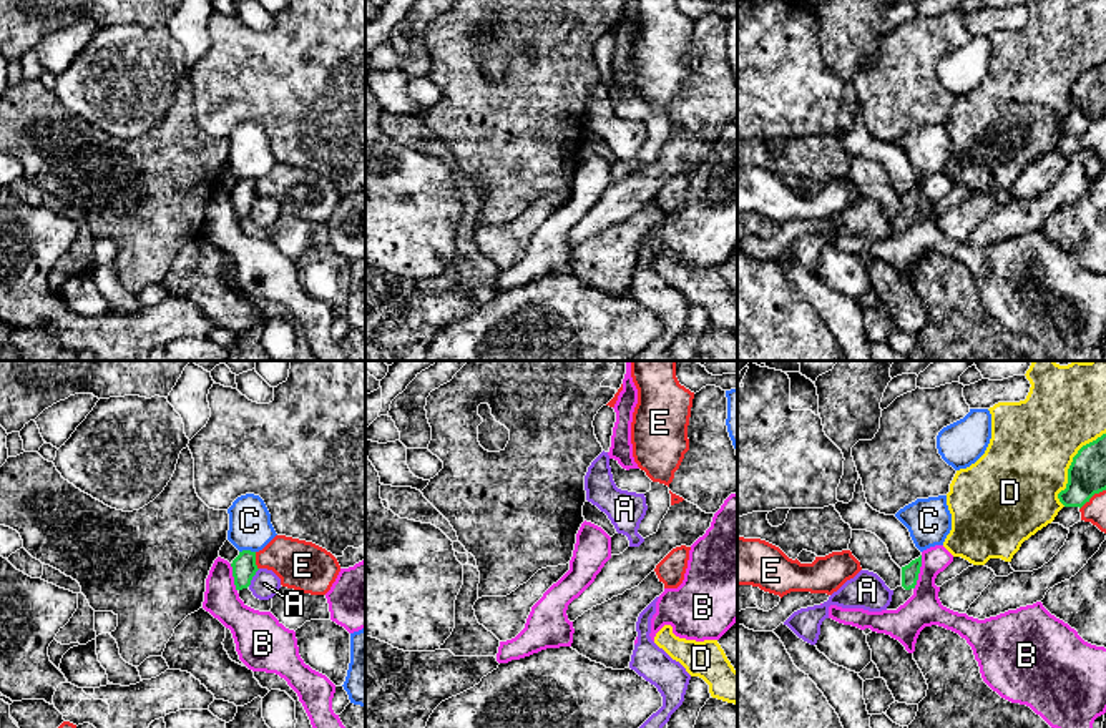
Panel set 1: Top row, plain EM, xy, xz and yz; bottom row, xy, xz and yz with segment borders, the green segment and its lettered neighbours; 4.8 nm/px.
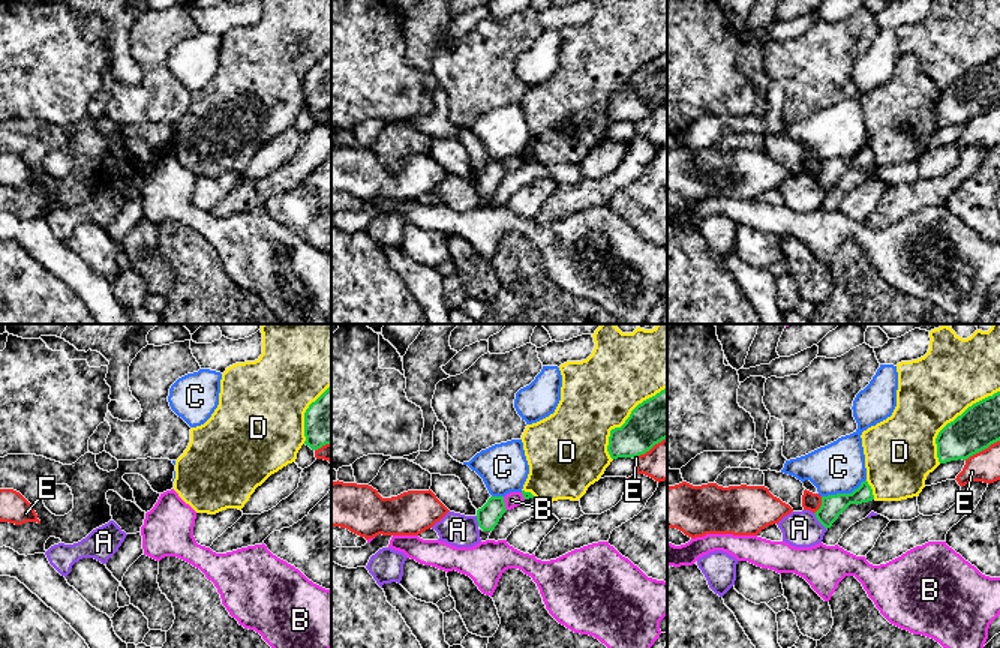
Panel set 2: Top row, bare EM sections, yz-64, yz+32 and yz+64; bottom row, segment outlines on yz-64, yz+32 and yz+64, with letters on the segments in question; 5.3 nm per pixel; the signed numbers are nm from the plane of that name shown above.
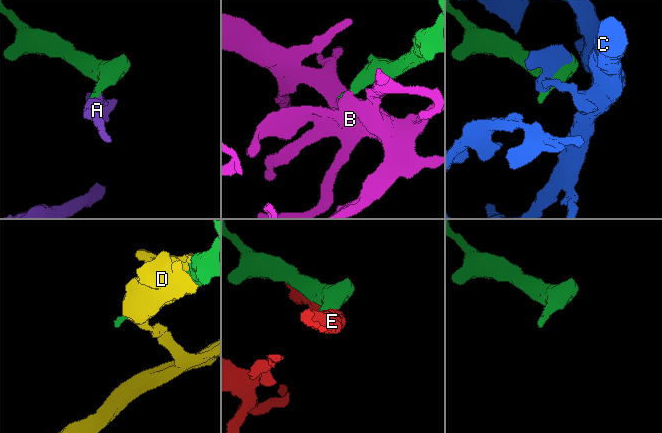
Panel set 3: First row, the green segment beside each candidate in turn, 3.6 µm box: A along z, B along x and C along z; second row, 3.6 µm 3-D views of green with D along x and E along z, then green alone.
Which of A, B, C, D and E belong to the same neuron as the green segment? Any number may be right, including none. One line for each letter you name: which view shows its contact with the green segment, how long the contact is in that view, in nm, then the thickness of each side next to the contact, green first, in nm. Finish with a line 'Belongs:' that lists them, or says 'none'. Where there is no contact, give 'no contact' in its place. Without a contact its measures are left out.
Belongs: none

